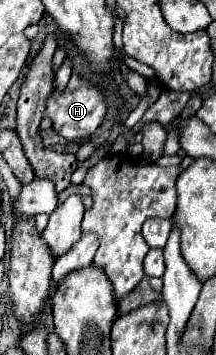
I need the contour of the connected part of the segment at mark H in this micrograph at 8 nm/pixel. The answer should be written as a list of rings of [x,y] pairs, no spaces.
[[[73,73],[65,93],[53,91],[51,99],[47,101],[45,117],[49,117],[53,121],[53,129],[61,137],[65,137],[69,141],[75,141],[75,139],[91,137],[95,133],[95,129],[101,125],[101,121],[105,117],[105,111],[107,111],[107,107],[105,107],[105,97],[103,97],[101,89],[99,87],[91,87],[89,83],[79,79],[77,73]]]

